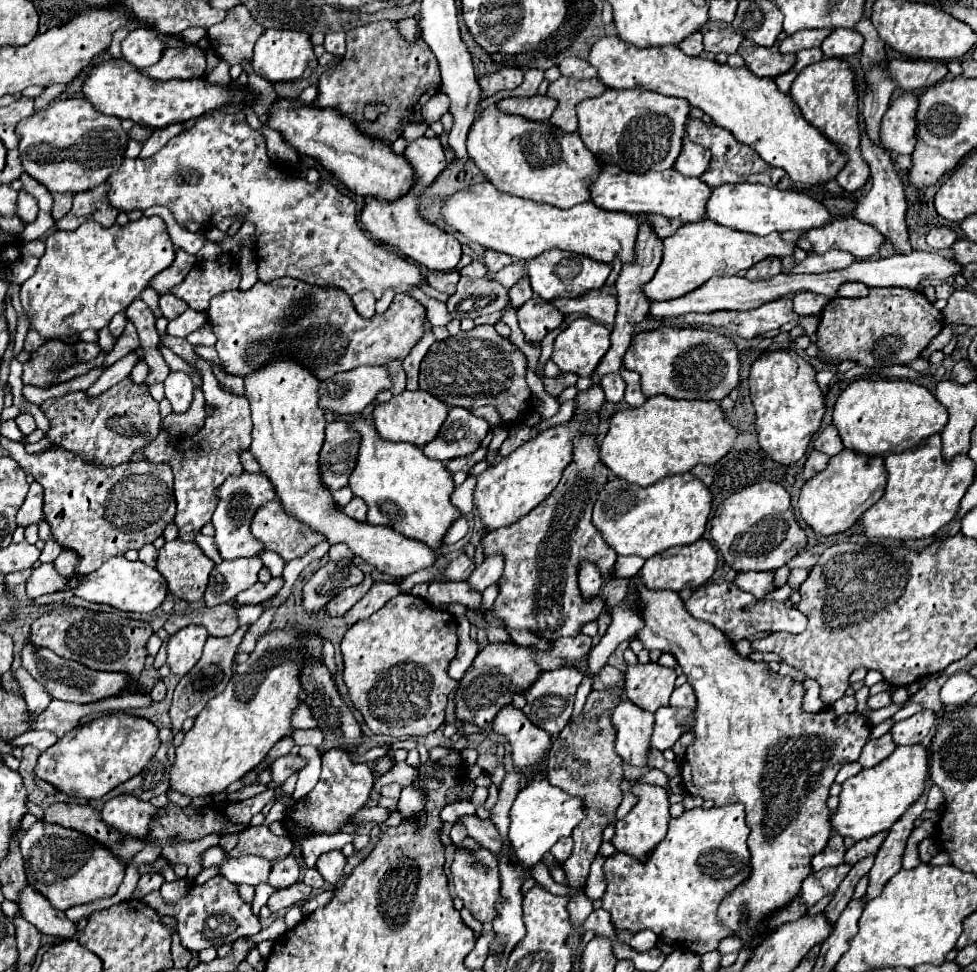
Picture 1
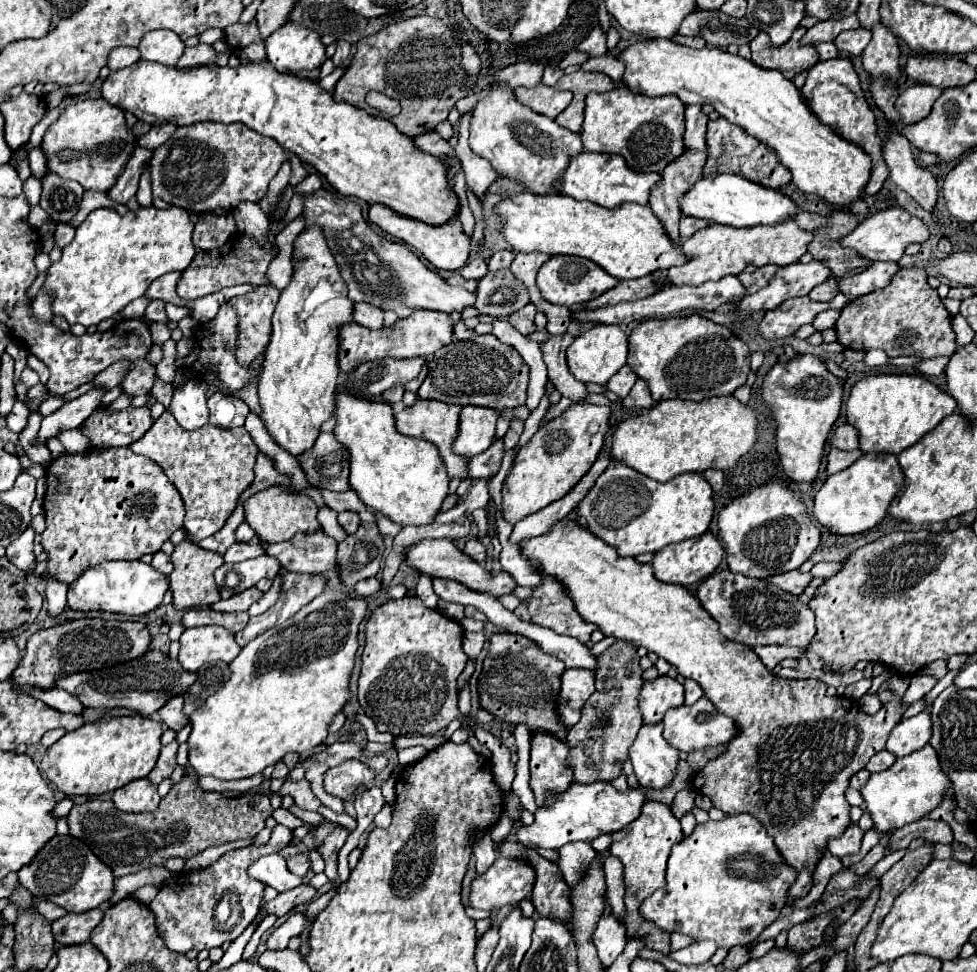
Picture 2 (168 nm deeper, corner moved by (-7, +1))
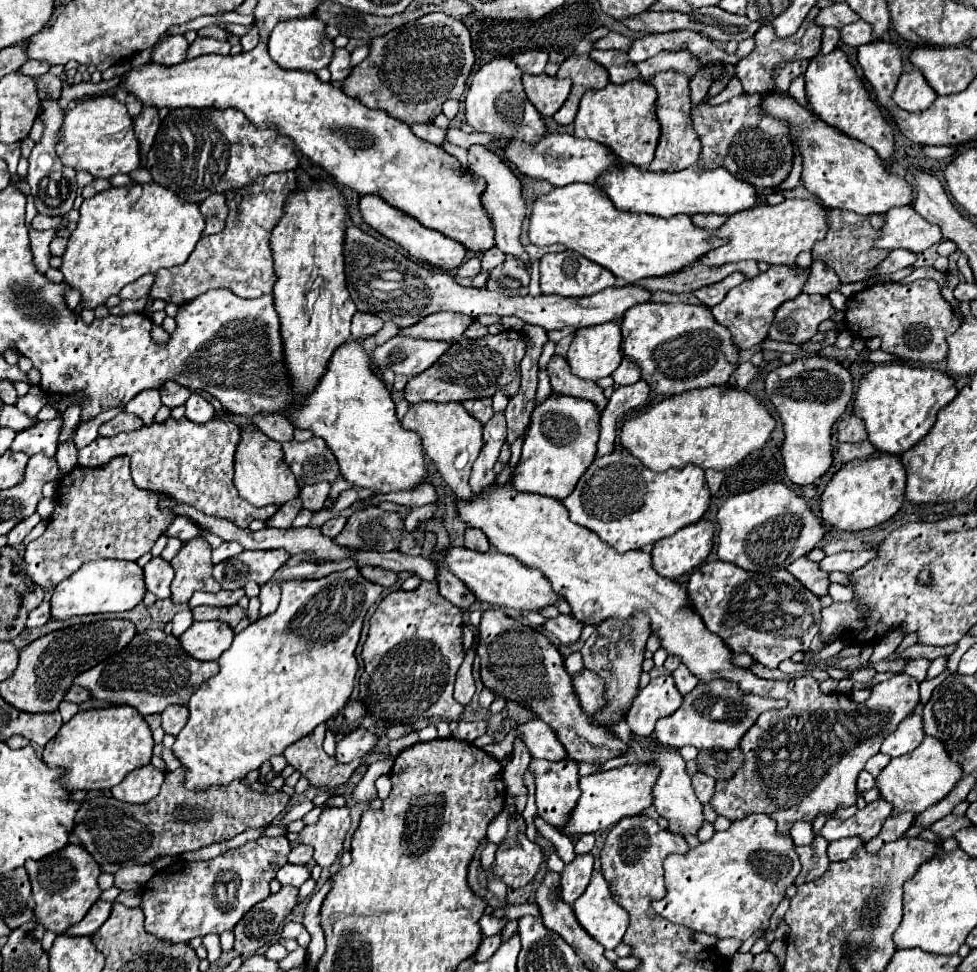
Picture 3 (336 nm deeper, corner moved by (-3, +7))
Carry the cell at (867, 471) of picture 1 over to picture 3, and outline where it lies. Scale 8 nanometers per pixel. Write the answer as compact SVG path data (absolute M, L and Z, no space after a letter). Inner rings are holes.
M875 452L865 460L843 464L821 494L821 518L837 530L865 530L889 520L903 502L905 468L895 454Z

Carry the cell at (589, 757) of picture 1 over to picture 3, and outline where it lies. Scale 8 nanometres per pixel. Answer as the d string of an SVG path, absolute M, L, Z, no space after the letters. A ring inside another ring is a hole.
M635 614L633 622L621 622L621 620L605 620L601 622L595 632L587 638L587 642L581 648L585 668L595 672L605 682L605 698L607 704L593 712L591 718L595 724L611 730L615 724L625 720L627 710L633 706L637 692L639 692L639 676L641 676L641 662L645 654L645 642L649 638L649 618L645 614Z

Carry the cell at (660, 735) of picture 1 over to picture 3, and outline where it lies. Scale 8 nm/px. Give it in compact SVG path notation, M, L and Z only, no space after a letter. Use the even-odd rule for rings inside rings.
M713 680L709 684L695 686L685 698L683 706L677 708L671 716L659 718L655 726L655 738L667 746L683 748L687 744L695 746L697 750L705 748L721 748L721 750L733 750L737 748L741 736L753 726L757 716L771 708L785 706L785 700L769 700L761 696L745 696L737 686L729 680Z

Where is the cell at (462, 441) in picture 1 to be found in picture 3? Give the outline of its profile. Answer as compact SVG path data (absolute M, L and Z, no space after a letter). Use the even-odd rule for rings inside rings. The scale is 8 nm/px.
M481 398L481 400L465 400L463 402L465 410L477 418L481 424L487 424L489 418L493 416L493 408L491 408L491 398Z

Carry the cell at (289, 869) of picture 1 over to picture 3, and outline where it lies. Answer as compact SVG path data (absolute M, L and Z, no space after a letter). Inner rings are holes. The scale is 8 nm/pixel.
M297 844L291 852L289 852L289 862L291 864L309 864L313 856L313 848L305 846L305 844Z

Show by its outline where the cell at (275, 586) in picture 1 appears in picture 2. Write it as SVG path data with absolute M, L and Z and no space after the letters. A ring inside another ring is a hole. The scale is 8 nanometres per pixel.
M249 588L249 590L237 594L237 596L229 598L229 600L219 600L219 602L211 604L211 608L217 610L217 612L243 612L243 610L249 610L249 606L253 602L257 602L261 596L263 594L257 588Z

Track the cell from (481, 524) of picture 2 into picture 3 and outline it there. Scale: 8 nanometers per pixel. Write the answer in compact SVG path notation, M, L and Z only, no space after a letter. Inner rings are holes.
M421 402L421 404L409 406L407 414L401 420L401 426L405 430L413 430L413 432L421 434L423 448L425 448L427 456L433 460L433 464L437 466L445 484L453 490L453 494L459 500L471 500L473 494L469 490L467 480L471 474L471 466L483 448L483 438L481 438L483 426L481 426L481 422L477 422L463 408L461 402L447 402L447 404Z

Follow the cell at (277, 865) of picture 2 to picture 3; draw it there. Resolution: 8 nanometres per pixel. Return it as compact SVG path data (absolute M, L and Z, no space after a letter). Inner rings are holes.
M285 864L277 870L277 880L281 884L291 884L291 886L301 886L309 878L309 870L305 866L295 866L295 864Z

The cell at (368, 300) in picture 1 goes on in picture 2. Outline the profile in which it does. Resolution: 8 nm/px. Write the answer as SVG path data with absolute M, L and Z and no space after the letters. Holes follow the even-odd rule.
M355 304L353 320L363 328L371 328L371 330L383 328L383 312L371 304Z

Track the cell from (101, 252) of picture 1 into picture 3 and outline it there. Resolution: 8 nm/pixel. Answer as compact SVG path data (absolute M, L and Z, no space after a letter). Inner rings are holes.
M137 184L131 188L111 188L99 192L83 200L79 212L81 218L61 256L63 264L59 270L65 276L65 284L81 294L81 308L89 310L95 310L97 306L105 304L109 296L119 294L123 286L135 282L147 272L157 272L161 268L183 264L193 252L205 228L205 220L195 202L177 198L177 194L157 184Z

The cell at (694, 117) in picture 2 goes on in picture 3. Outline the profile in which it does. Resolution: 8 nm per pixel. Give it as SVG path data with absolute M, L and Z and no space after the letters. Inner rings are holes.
M697 74L697 78L689 82L689 88L691 88L691 108L695 108L705 100L707 90L711 88L711 82L709 78L705 78L705 74Z

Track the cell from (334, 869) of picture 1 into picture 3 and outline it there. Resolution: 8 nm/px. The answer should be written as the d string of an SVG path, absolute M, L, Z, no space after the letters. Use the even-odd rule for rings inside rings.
M327 808L323 810L315 826L305 826L299 832L299 842L315 848L313 860L321 868L329 868L343 848L343 840L349 830L349 808Z

